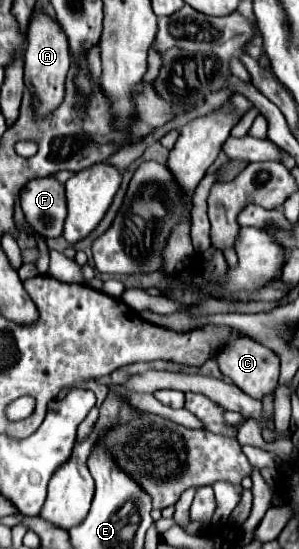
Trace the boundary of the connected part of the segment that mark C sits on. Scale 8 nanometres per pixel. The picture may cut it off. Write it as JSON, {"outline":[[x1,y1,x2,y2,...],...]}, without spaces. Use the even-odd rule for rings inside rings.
{"outline":[[249,337,233,339,233,341,229,343,229,347,225,347,225,349,217,355,217,361,219,361,221,373,227,375,227,377,229,377,241,391,245,391,249,397,263,399,265,395,273,393,275,387,278,386,280,371,279,358,273,351,267,351,263,345,255,343,255,341,249,339]]}

